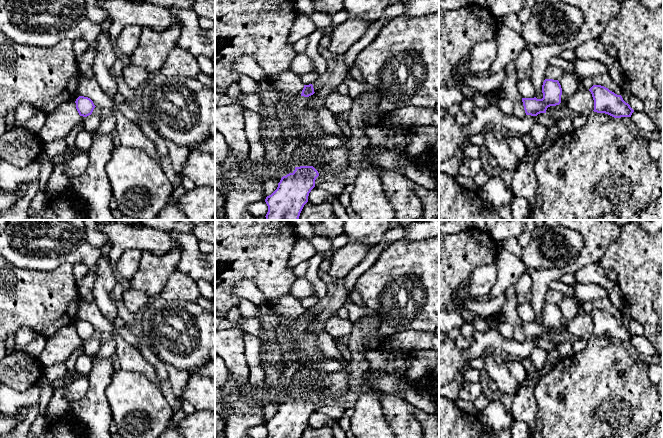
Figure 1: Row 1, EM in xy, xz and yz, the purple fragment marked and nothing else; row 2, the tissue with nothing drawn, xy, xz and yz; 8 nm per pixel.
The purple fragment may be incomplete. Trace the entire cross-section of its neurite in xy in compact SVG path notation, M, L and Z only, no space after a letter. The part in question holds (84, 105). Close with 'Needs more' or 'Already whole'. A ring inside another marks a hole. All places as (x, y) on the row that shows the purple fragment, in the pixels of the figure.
M79 96L75 103L79 115L83 117L91 115L94 108L96 107L90 98L84 96Z. Already whole

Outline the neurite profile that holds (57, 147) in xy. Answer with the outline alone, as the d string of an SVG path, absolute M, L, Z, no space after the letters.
M56 139L52 142L45 144L45 152L49 156L59 156L67 149L66 141L63 139Z

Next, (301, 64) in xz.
M298 53L293 59L290 71L297 75L307 74L313 69L313 63L306 53Z

